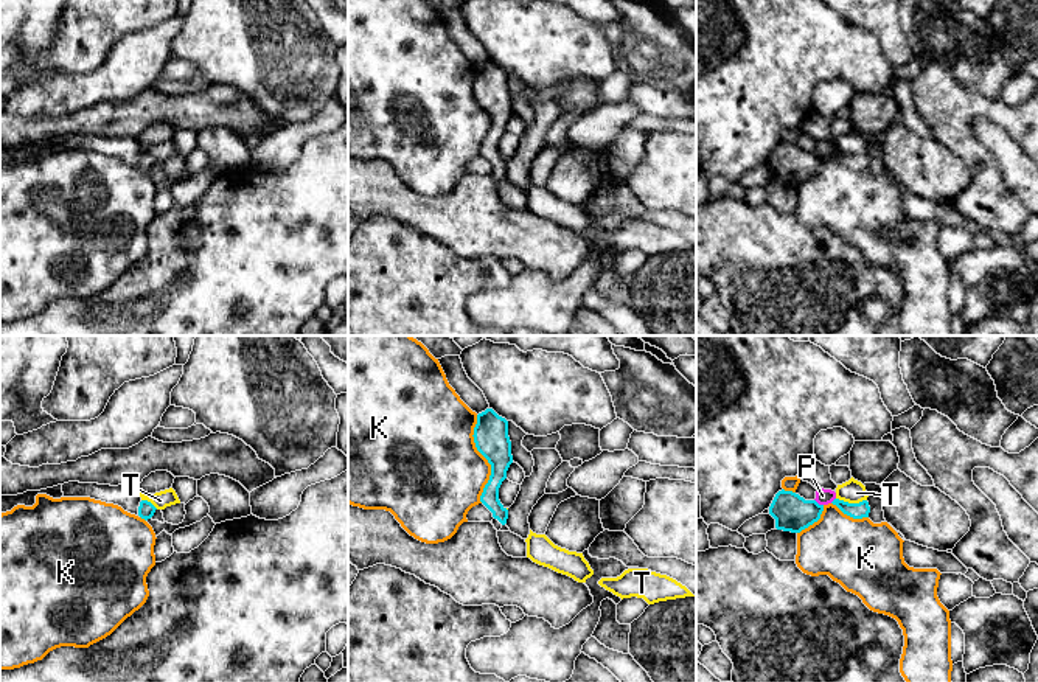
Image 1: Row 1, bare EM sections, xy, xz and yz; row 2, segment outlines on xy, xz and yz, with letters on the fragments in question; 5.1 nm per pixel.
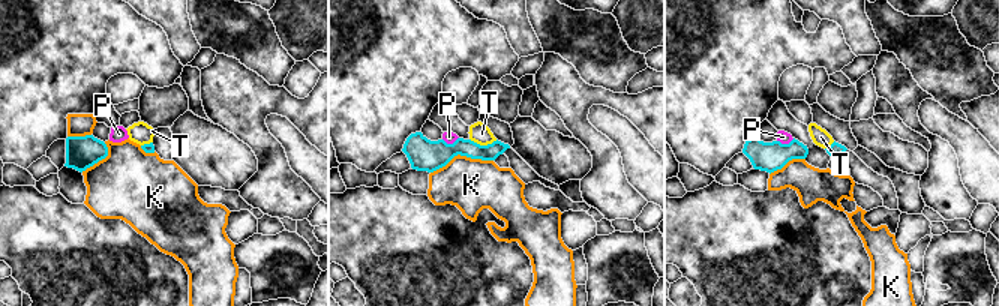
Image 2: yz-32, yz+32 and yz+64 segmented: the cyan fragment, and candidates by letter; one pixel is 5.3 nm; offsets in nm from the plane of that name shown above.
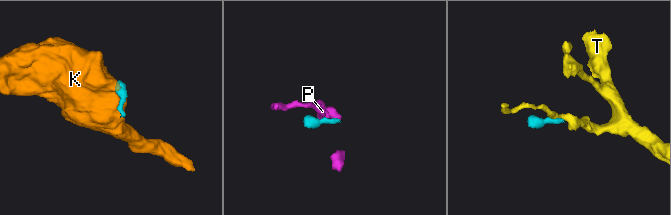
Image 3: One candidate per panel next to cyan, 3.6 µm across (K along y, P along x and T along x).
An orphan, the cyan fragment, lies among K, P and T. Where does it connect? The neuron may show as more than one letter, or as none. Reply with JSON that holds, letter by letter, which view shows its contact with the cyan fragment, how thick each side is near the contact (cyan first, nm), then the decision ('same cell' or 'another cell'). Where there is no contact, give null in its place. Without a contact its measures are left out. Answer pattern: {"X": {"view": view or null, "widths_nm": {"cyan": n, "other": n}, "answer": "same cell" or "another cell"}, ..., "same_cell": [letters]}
{"K": {"view": "xz", "widths_nm": {"cyan": 180, "other": 460}, "answer": "another cell"}, "P": {"view": "yz", "widths_nm": {"cyan": 190, "other": 80}, "answer": "another cell"}, "T": {"view": "yz", "widths_nm": {"cyan": 80, "other": 120}, "answer": "another cell"}, "same_cell": []}

